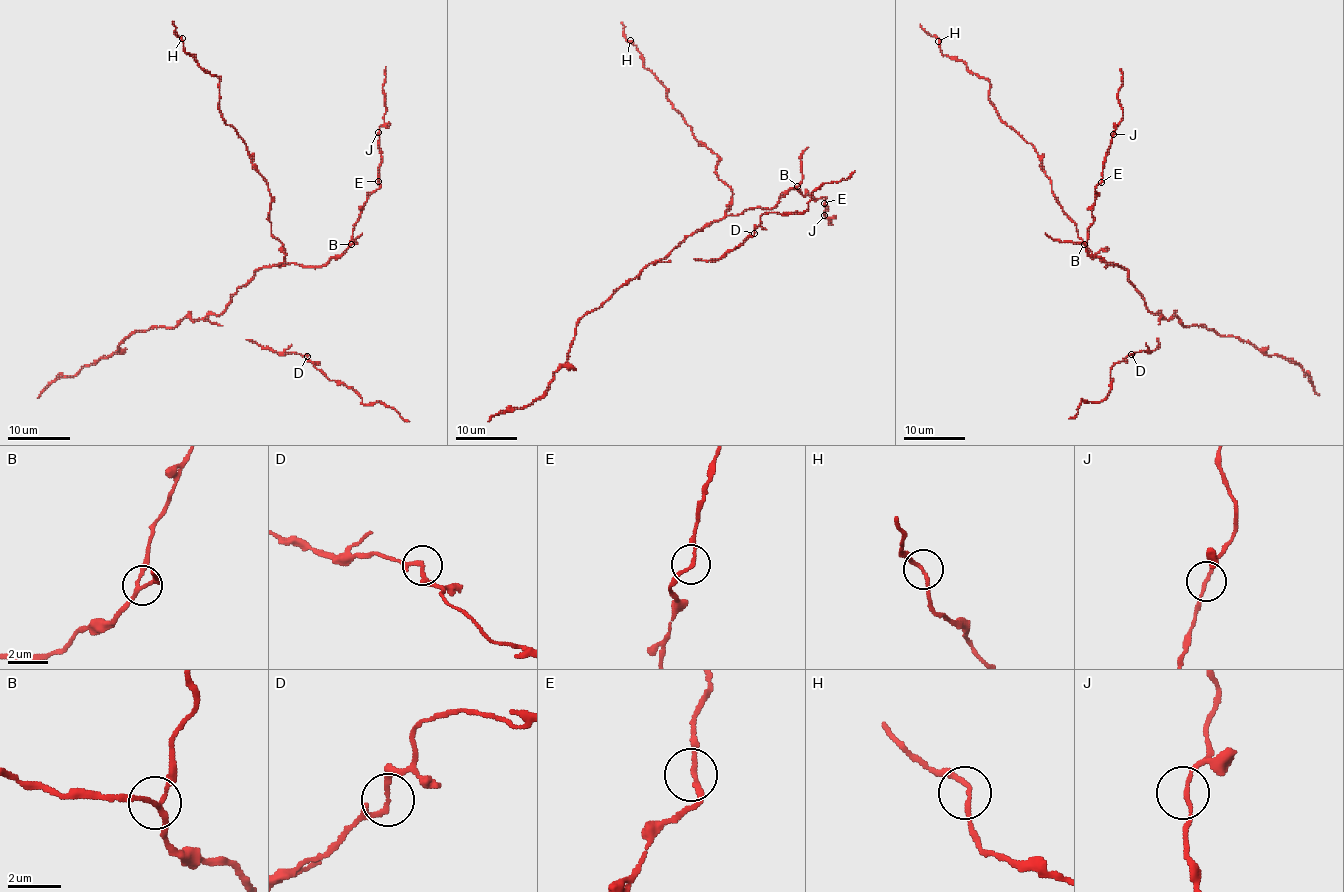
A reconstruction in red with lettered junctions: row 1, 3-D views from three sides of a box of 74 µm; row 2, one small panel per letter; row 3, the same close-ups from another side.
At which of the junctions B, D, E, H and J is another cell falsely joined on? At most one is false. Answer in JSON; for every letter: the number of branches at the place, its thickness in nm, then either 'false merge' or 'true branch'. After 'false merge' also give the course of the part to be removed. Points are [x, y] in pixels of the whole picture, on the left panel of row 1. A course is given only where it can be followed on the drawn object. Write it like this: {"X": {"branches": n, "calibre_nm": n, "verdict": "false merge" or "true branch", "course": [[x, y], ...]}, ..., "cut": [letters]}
{"B": {"branches": 3, "calibre_nm": 170, "verdict": "true branch"}, "D": {"branches": 3, "calibre_nm": 140, "verdict": "true branch"}, "E": {"branches": 2, "calibre_nm": 170, "verdict": "true branch"}, "H": {"branches": 2, "calibre_nm": 170, "verdict": "true branch"}, "J": {"branches": 2, "calibre_nm": 150, "verdict": "true branch"}, "cut": []}

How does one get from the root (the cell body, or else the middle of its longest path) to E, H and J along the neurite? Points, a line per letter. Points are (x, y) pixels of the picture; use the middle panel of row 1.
E: (720, 220), (748, 209), (771, 209), (794, 187), (803, 195), (824, 197), (824, 203)
H: (720, 220), (732, 191), (718, 180), (718, 157), (695, 138), (630, 40)
J: (720, 220), (748, 209), (771, 209), (794, 187), (803, 195), (824, 197), (827, 206), (824, 215)

